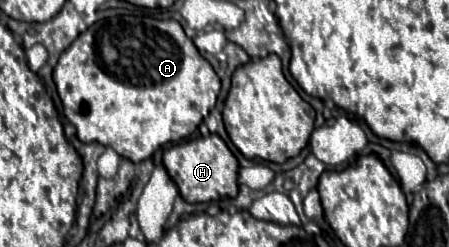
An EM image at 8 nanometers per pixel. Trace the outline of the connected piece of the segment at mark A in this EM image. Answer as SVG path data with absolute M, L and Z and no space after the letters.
M109 18L109 20L101 20L101 22L95 22L93 26L89 26L85 32L81 32L81 36L77 36L77 40L61 54L59 58L59 64L55 66L53 70L53 80L55 80L55 86L57 86L57 94L61 98L61 104L63 104L63 114L65 118L75 126L77 130L77 138L81 142L99 142L103 146L109 146L113 148L119 156L139 164L147 158L151 158L151 154L165 146L165 144L171 144L171 142L179 142L181 138L187 138L189 134L193 134L197 130L197 126L201 124L203 116L215 106L217 102L217 94L221 90L221 82L219 82L219 76L215 74L213 66L199 54L197 48L193 48L193 40L185 36L181 24L177 20L155 20L155 18Z

